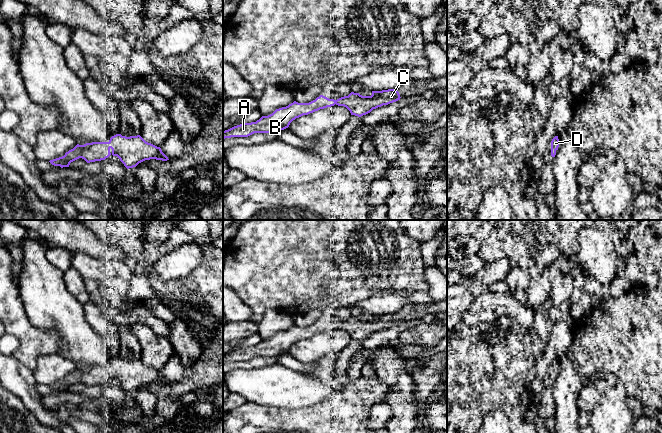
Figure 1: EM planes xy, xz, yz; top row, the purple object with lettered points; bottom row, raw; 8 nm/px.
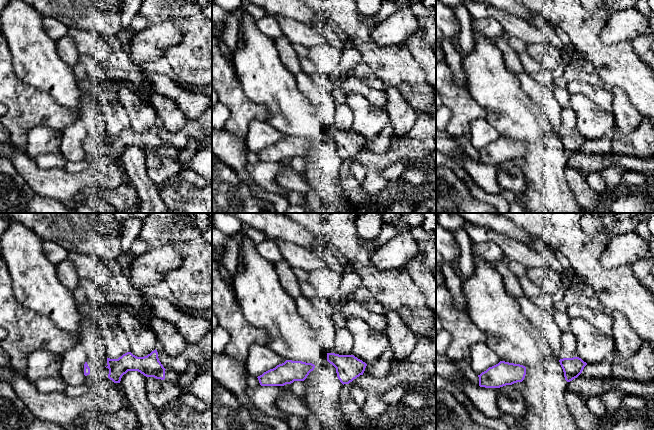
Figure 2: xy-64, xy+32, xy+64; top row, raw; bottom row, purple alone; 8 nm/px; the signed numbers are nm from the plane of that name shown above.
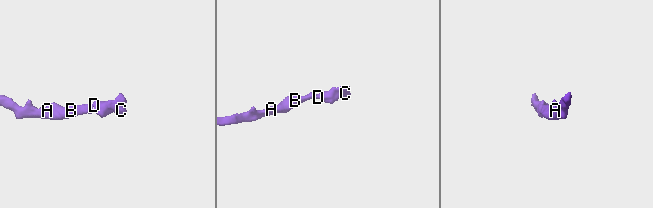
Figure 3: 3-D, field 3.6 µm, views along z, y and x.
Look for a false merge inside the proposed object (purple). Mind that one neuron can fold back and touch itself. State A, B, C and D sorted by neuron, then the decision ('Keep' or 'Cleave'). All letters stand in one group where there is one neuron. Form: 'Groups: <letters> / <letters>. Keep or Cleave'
Groups: A B C D. Keep

